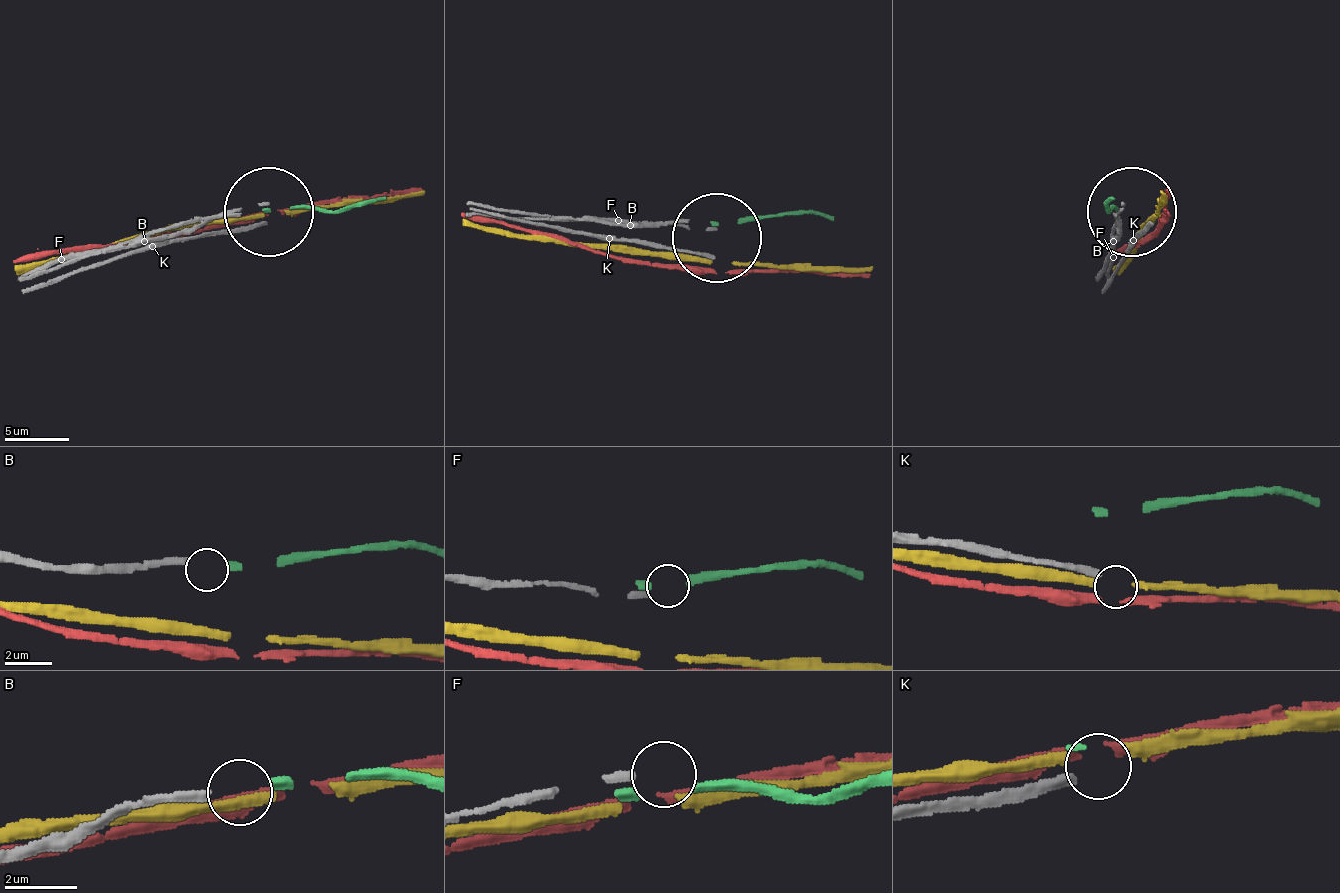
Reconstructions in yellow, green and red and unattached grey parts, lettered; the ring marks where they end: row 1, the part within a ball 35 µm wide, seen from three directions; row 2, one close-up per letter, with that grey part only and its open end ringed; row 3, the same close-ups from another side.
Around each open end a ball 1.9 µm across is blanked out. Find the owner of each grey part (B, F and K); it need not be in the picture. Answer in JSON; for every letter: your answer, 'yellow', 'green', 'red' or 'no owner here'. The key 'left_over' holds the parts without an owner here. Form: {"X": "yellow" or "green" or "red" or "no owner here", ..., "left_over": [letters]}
{"B": "green", "F": "no owner here", "K": "no owner here", "left_over": ["F", "K"]}

